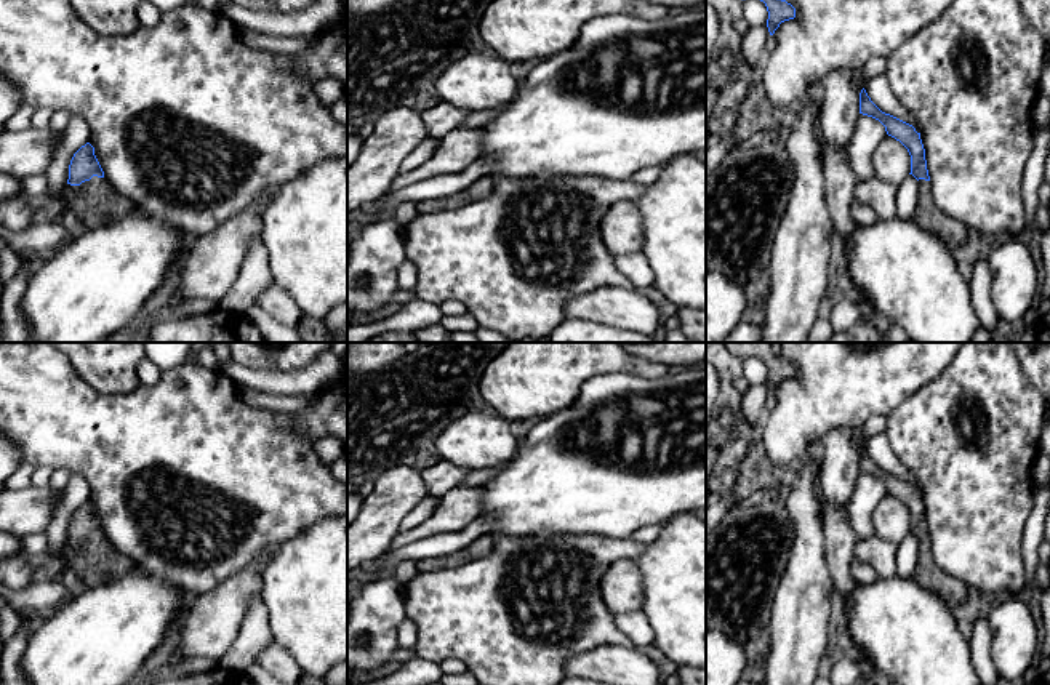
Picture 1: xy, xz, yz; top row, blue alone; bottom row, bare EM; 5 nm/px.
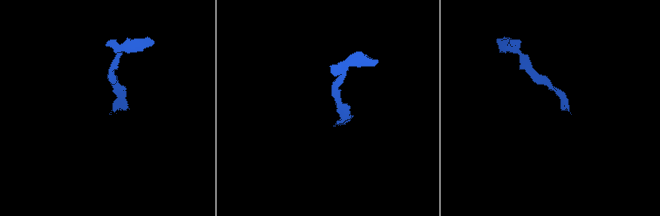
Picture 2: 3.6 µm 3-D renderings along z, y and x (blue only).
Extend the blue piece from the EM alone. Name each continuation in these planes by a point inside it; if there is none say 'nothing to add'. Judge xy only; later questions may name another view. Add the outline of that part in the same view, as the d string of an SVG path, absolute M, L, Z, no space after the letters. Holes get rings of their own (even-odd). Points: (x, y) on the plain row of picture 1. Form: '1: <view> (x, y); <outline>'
1: xy (93, 560); M93 535L80 544L66 543L64 565L69 567L85 586L96 586L106 579L117 579L136 565L117 554L104 536Z

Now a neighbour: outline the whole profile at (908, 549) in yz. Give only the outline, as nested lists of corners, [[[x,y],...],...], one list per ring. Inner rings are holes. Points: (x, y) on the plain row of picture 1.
[[[908,533],[904,539],[898,544],[895,555],[896,575],[901,578],[914,578],[916,565],[919,555],[919,539]]]

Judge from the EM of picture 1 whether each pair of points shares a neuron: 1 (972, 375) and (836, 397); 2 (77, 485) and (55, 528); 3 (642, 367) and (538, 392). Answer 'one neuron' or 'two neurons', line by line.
1: two neurons
2: one neuron
3: one neuron

